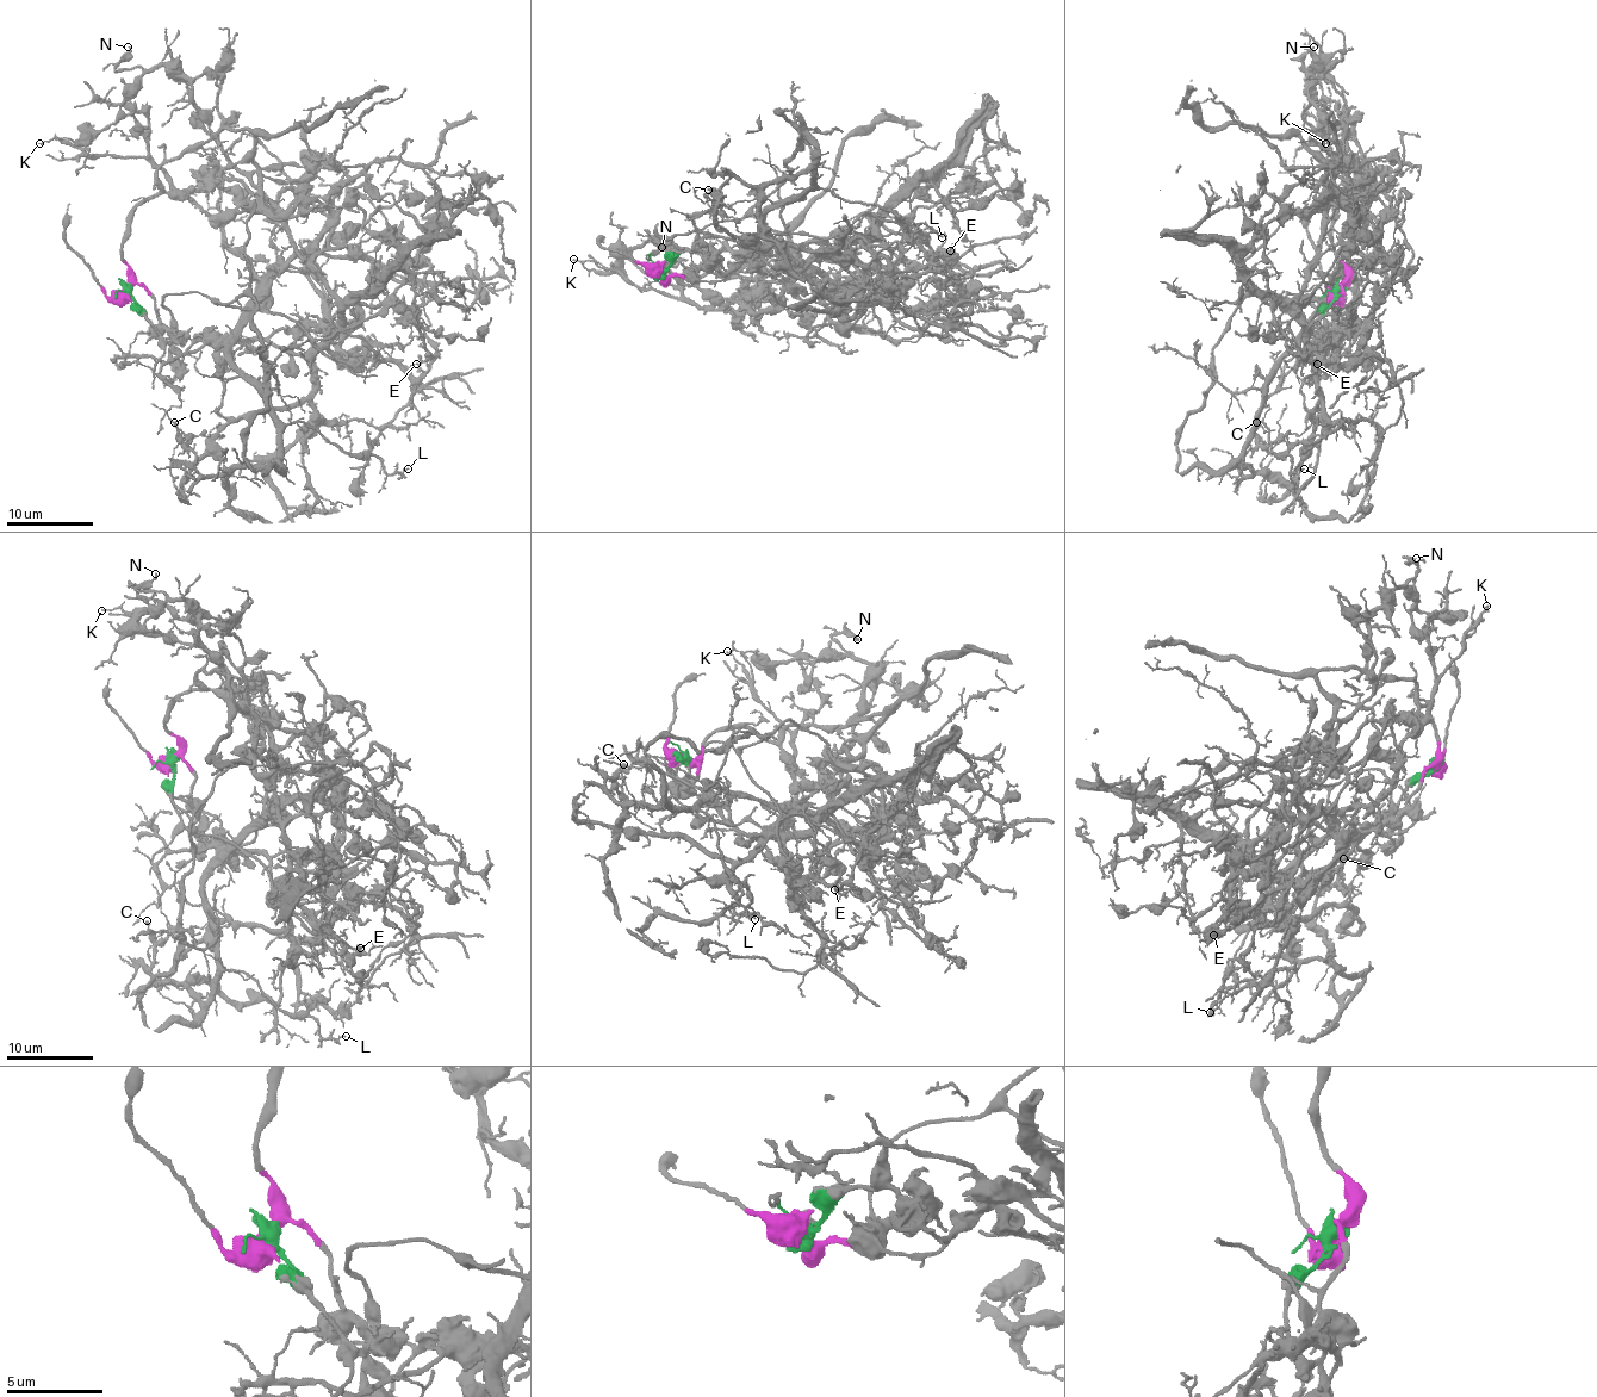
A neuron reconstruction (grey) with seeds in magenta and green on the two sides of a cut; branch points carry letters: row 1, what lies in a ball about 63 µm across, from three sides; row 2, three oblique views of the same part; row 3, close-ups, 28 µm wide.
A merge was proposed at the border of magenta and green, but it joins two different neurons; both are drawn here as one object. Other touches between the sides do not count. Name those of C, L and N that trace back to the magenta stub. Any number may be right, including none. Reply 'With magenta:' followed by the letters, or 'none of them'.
With magenta: N

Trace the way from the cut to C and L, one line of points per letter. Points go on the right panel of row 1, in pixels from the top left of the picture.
C: (1338, 290), (1319, 340), (1325, 317), (1287, 292), (1231, 317), (1211, 374), (1263, 393), (1243, 476), (1256, 421)
L: (1338, 290), (1319, 340), (1287, 292), (1248, 296), (1213, 348), (1304, 469)

